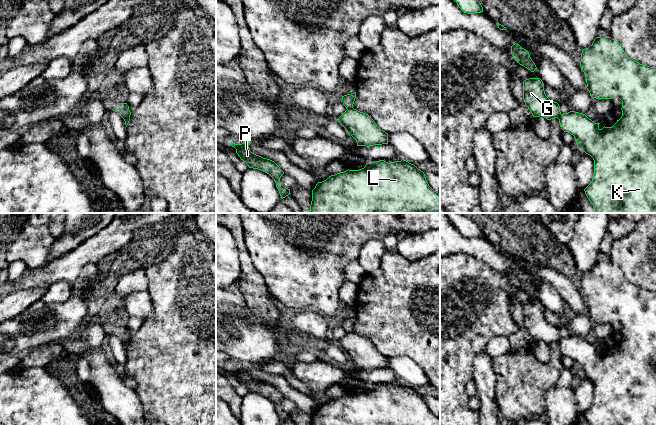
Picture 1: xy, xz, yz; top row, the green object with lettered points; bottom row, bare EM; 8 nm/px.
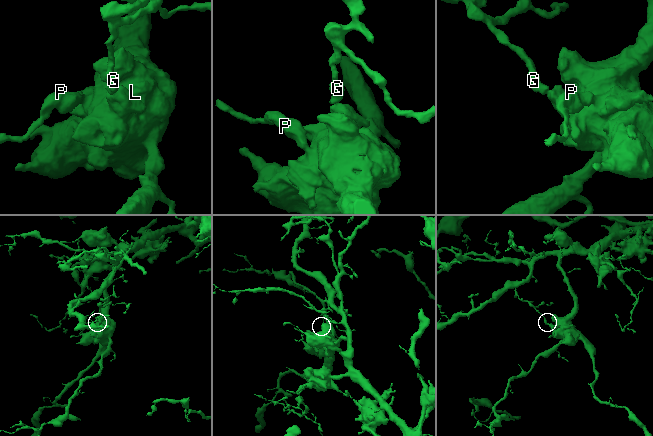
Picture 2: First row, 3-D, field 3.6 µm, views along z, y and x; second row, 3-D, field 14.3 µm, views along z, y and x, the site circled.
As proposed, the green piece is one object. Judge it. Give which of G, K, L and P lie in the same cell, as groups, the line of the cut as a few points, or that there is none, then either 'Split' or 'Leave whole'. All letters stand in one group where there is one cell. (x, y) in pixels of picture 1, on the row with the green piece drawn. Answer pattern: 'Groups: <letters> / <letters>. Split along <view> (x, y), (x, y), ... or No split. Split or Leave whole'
Groups: G / K L P. Split along xz (352, 107), (347, 109). Split

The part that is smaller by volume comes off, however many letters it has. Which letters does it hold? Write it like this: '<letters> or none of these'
G

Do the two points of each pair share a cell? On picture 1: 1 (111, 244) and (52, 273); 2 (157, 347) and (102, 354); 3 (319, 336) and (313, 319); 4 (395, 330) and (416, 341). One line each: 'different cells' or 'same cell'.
1: same cell
2: different cells
3: same cell
4: same cell

